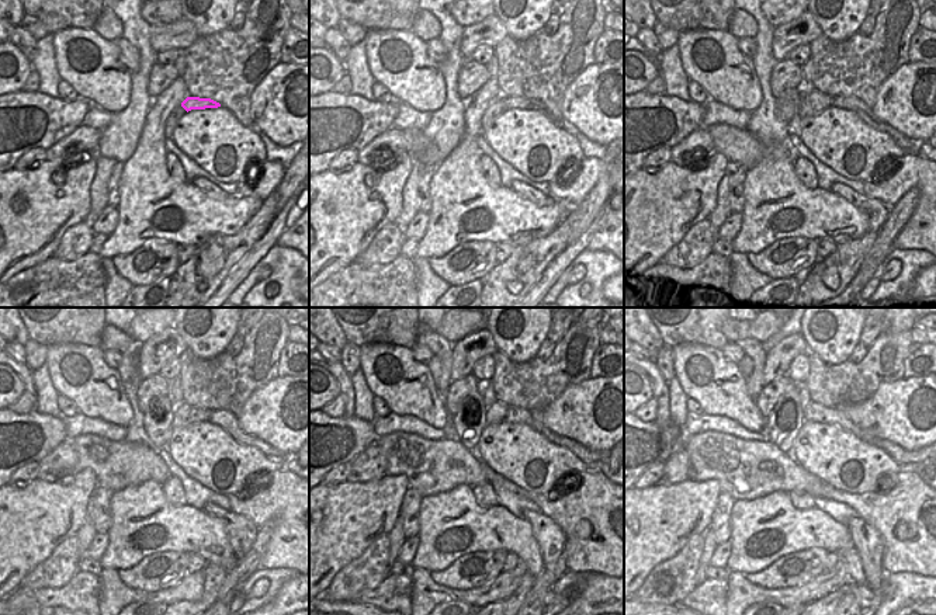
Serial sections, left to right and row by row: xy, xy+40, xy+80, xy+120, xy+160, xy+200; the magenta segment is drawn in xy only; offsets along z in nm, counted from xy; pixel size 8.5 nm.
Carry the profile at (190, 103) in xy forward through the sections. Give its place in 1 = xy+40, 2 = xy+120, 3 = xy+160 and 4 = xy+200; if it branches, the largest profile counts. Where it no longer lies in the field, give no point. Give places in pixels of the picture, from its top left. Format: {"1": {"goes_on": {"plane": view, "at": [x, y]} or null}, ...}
{"1": {"goes_on": {"plane": "xy+40", "at": [523, 103]}}, "2": {"goes_on": {"plane": "xy+120", "at": [226, 420]}}, "3": {"goes_on": {"plane": "xy+160", "at": [586, 455]}}, "4": {"goes_on": {"plane": "xy+200", "at": [898, 454]}}}

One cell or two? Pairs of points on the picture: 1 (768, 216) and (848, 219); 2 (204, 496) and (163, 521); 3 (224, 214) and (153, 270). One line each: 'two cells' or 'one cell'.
1: one cell
2: two cells
3: two cells

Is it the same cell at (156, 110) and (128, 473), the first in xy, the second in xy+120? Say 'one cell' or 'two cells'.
two cells

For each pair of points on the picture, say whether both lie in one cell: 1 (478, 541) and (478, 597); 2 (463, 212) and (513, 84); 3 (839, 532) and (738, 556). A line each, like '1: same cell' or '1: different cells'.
1: different cells
2: different cells
3: same cell

